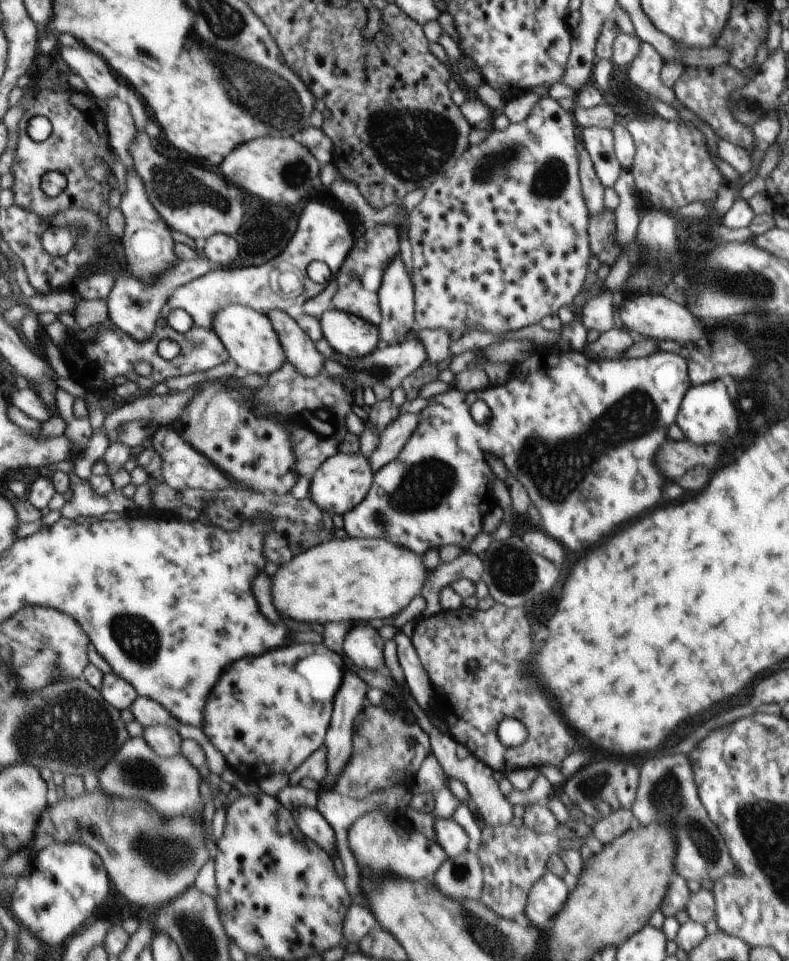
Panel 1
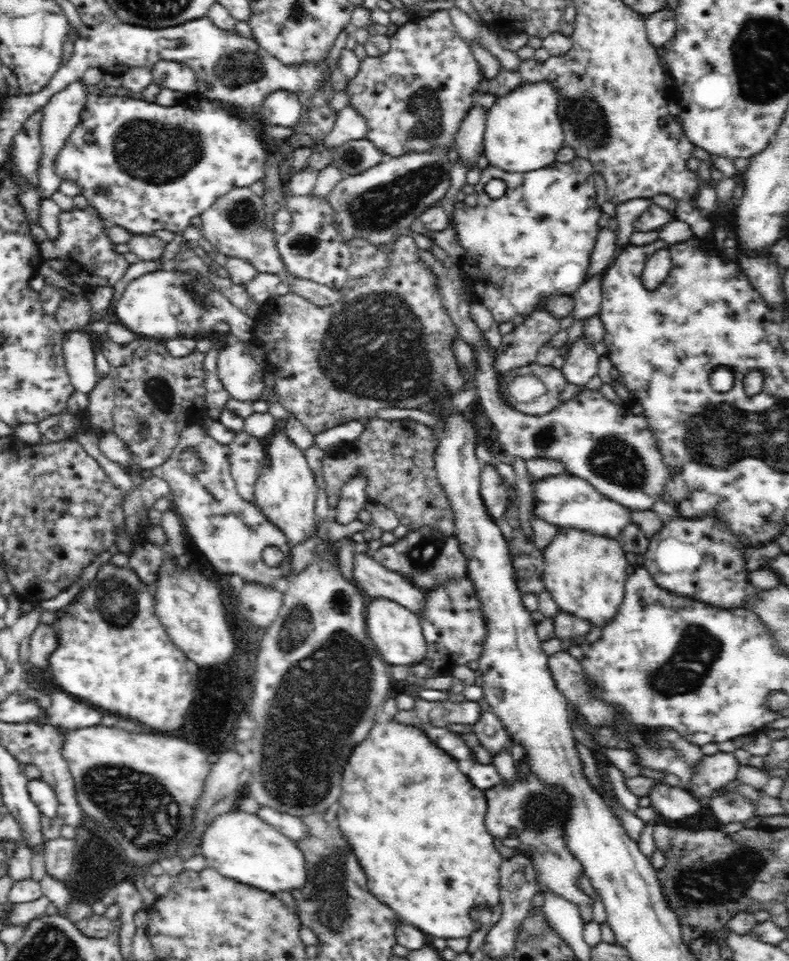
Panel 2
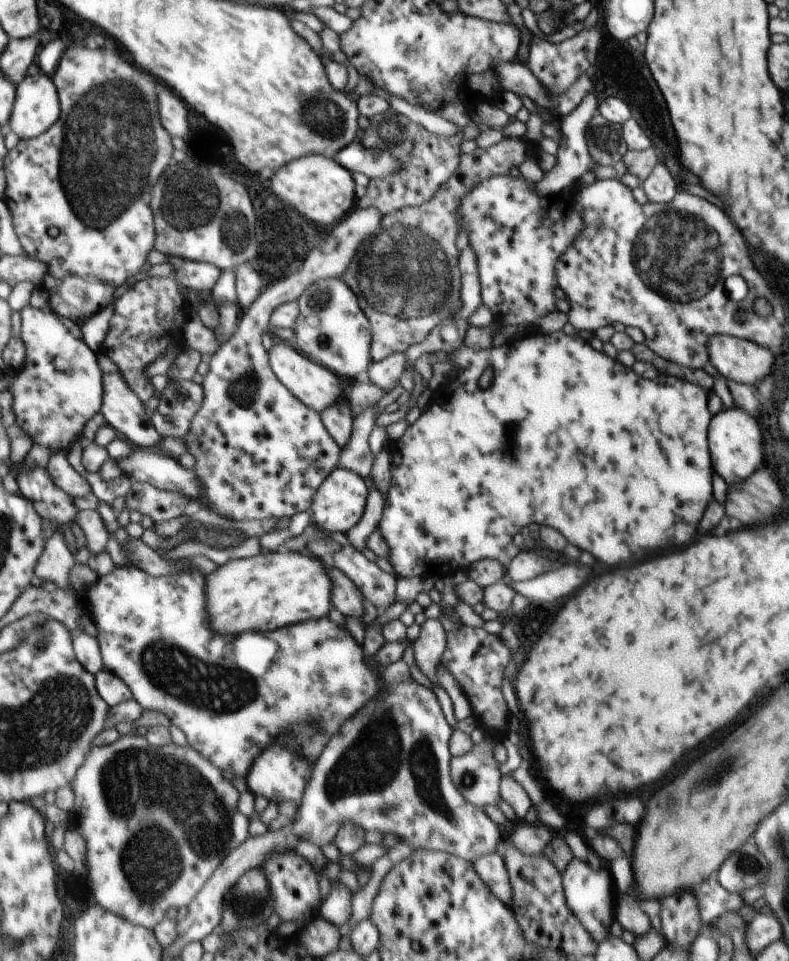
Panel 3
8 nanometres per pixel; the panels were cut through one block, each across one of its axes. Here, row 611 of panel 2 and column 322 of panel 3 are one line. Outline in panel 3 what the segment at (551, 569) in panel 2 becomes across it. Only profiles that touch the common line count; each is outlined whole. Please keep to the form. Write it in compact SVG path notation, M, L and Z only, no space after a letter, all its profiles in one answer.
M264 550L255 557L232 559L208 574L208 608L212 626L220 634L278 630L324 618L335 606L336 583L324 560L304 550Z

